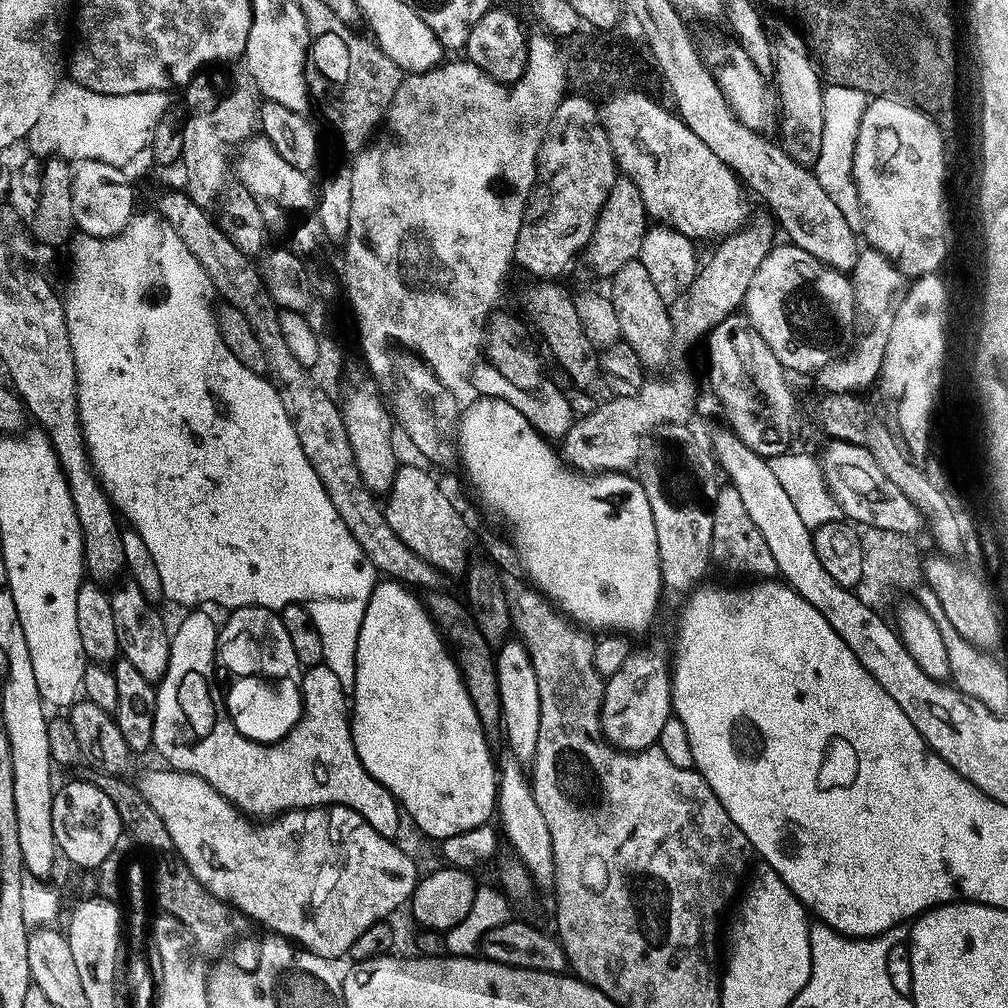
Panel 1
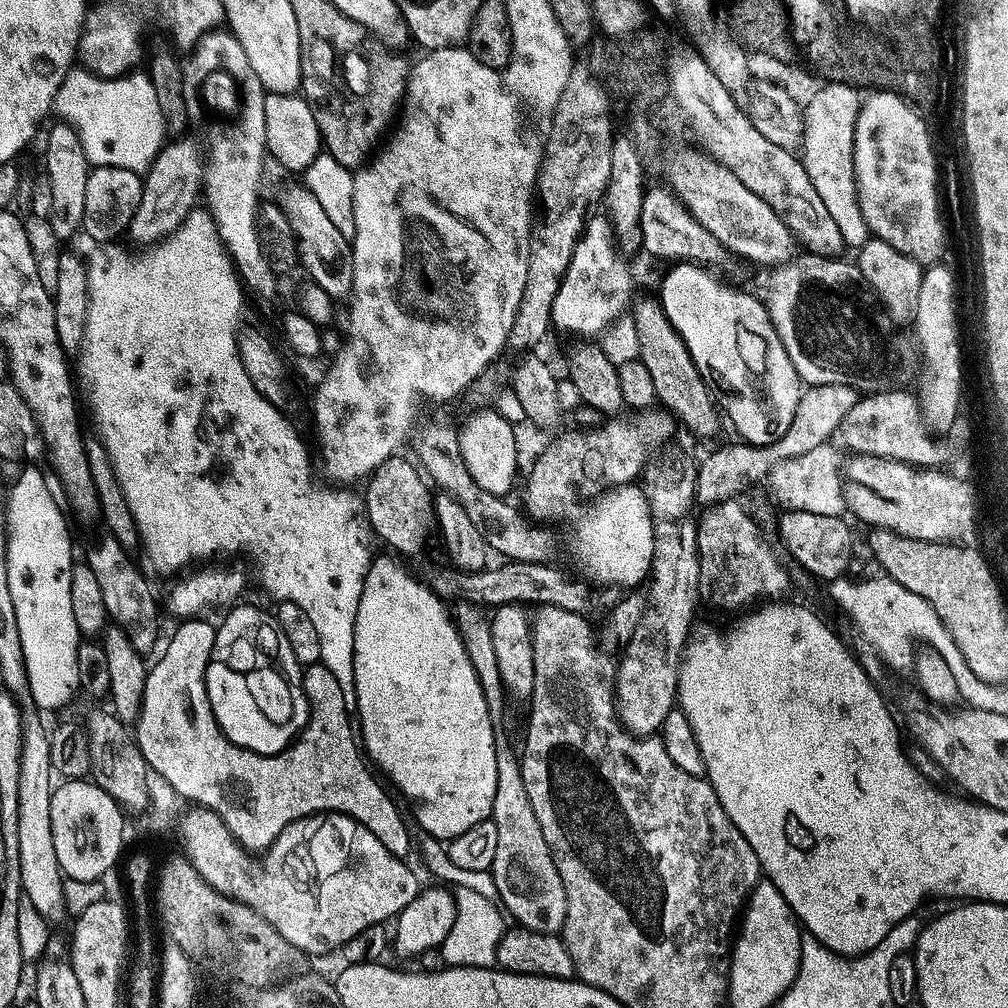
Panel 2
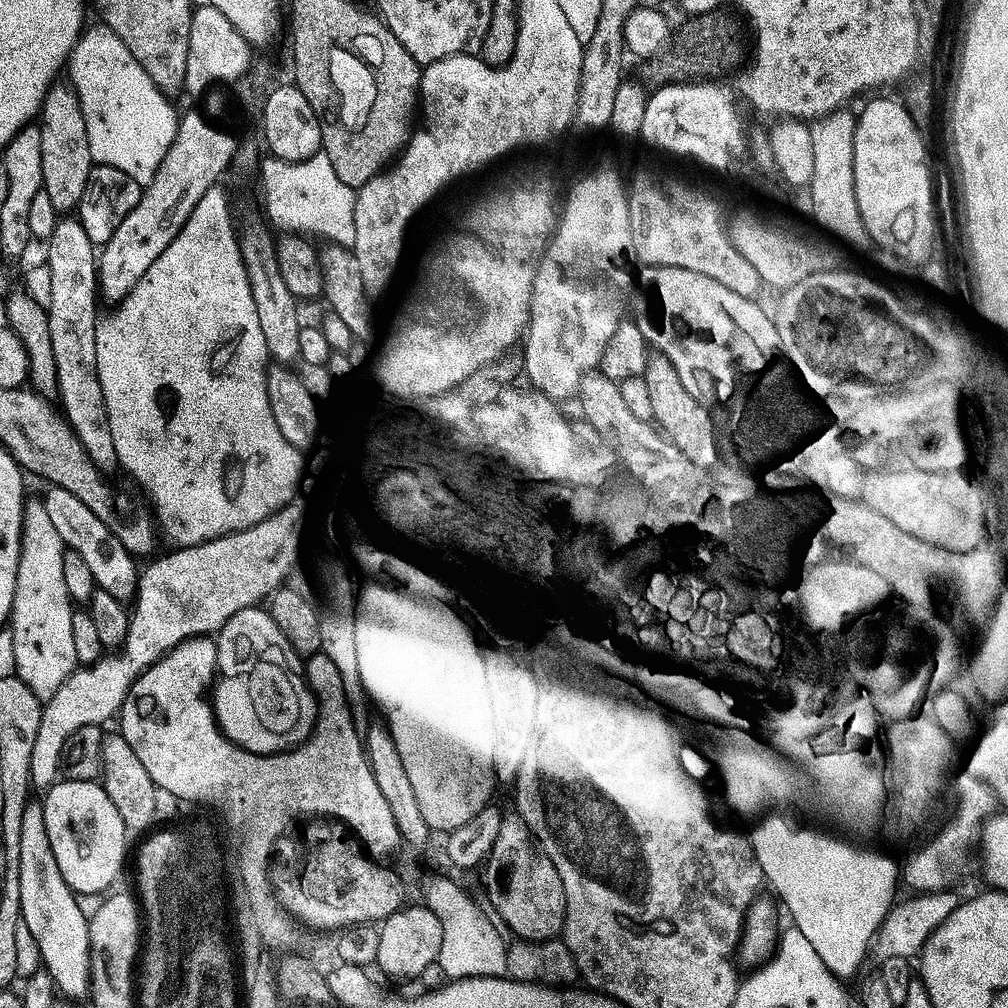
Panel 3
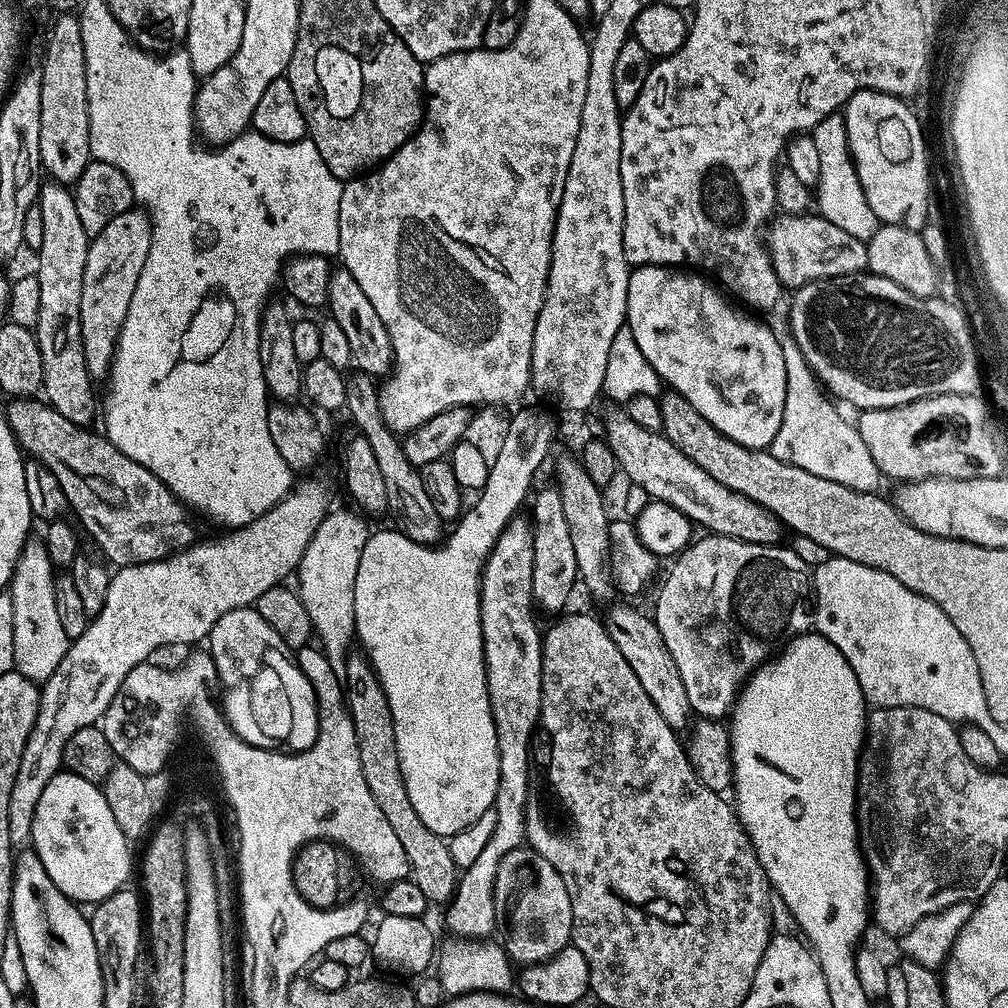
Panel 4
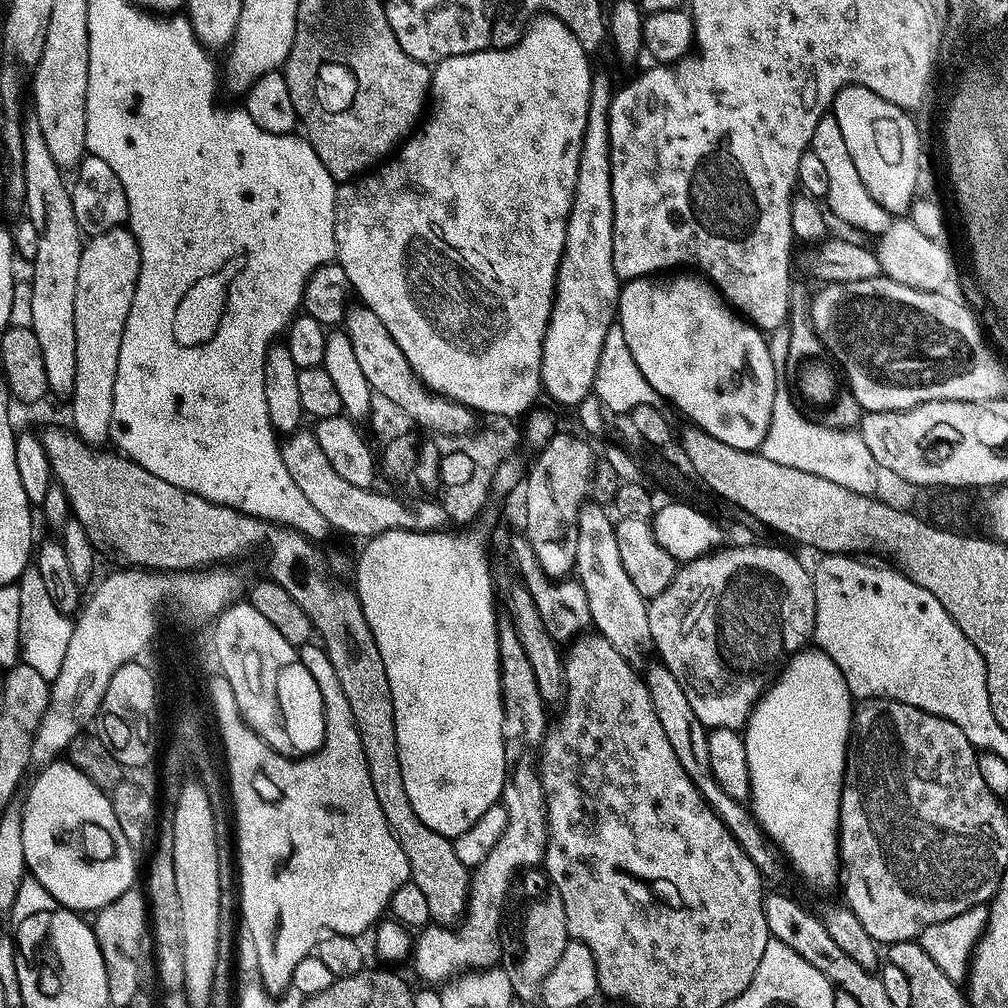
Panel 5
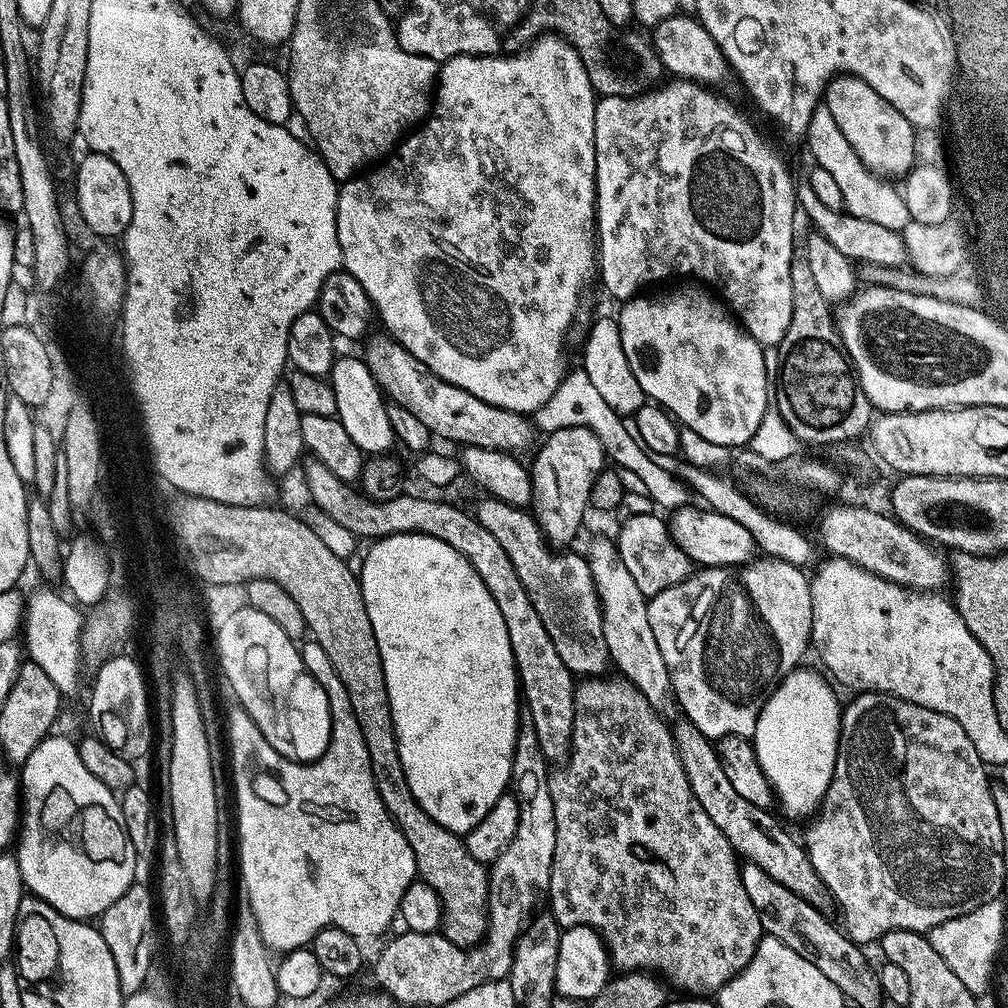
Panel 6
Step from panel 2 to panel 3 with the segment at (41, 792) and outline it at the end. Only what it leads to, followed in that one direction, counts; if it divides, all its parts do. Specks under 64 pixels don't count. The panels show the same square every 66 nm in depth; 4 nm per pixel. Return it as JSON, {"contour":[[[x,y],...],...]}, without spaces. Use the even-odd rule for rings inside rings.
{"contour":[[[29,803],[22,818],[22,858],[20,859],[20,914],[22,923],[30,928],[43,960],[43,971],[52,976],[55,987],[80,1000],[92,987],[92,947],[89,917],[80,909],[77,893],[62,878],[58,860],[54,858],[50,836],[46,834],[46,814],[43,803]]]}

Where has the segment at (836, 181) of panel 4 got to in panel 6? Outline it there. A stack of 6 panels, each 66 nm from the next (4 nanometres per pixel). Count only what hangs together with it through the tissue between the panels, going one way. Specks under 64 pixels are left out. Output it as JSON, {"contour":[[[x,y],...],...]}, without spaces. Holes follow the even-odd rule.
{"contour":[[[827,106],[816,109],[814,118],[808,127],[806,143],[812,147],[815,163],[830,171],[831,176],[838,182],[842,197],[845,198],[844,207],[847,215],[866,222],[874,222],[874,226],[886,226],[886,230],[894,230],[898,233],[903,233],[907,225],[913,222],[901,189],[899,187],[896,189],[892,185],[895,183],[875,176],[864,165],[862,158],[854,154],[854,146],[846,142],[846,134],[838,130],[838,122],[834,122],[834,114],[830,114]]]}

